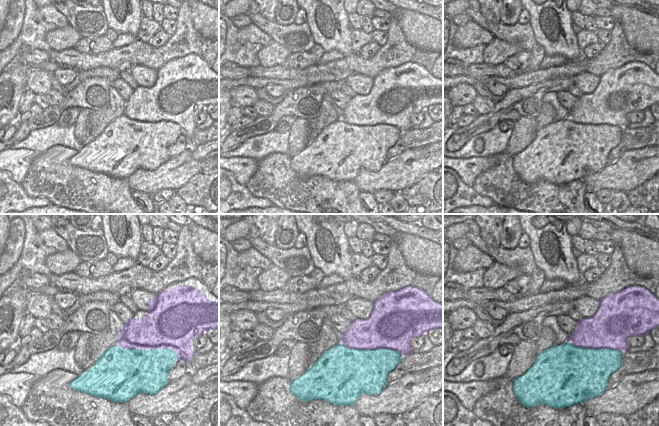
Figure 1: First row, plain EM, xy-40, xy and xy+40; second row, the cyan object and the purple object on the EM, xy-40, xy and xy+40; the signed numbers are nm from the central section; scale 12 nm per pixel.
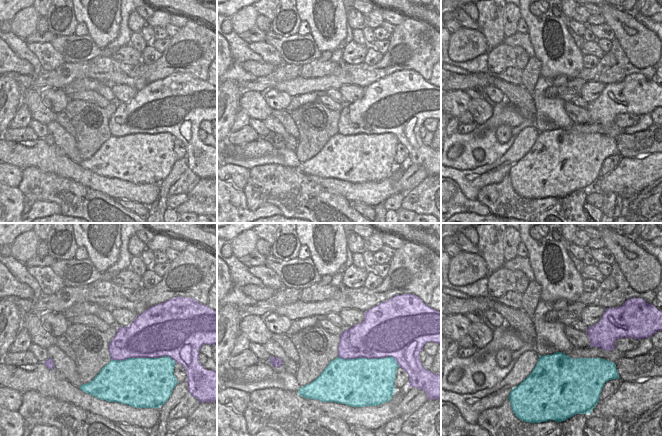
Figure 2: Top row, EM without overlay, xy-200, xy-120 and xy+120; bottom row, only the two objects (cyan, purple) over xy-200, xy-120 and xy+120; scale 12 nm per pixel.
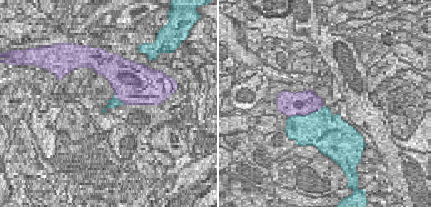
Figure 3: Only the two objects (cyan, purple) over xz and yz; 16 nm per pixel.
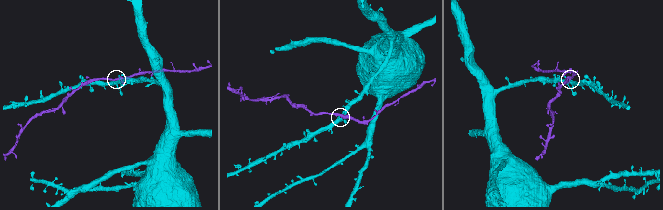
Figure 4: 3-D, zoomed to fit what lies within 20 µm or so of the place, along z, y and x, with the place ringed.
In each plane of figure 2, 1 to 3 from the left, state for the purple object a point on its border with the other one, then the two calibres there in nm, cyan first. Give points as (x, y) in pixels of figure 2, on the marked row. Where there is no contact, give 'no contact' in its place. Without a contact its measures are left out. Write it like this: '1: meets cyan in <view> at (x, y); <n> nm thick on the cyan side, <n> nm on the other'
1: meets cyan in xy-200 at (144, 358); 500 nm thick on the cyan side, 480 nm on the other
2: meets cyan in xy-120 at (370, 359); 500 nm thick on the cyan side, 460 nm on the other
3: no contact

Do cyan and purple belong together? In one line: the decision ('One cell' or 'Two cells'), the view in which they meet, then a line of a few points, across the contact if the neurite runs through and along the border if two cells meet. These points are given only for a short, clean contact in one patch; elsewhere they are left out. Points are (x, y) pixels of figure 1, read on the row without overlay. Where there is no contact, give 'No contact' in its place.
Two cells. Touches cyan in xy-40

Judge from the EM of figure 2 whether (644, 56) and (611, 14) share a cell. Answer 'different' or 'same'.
same

